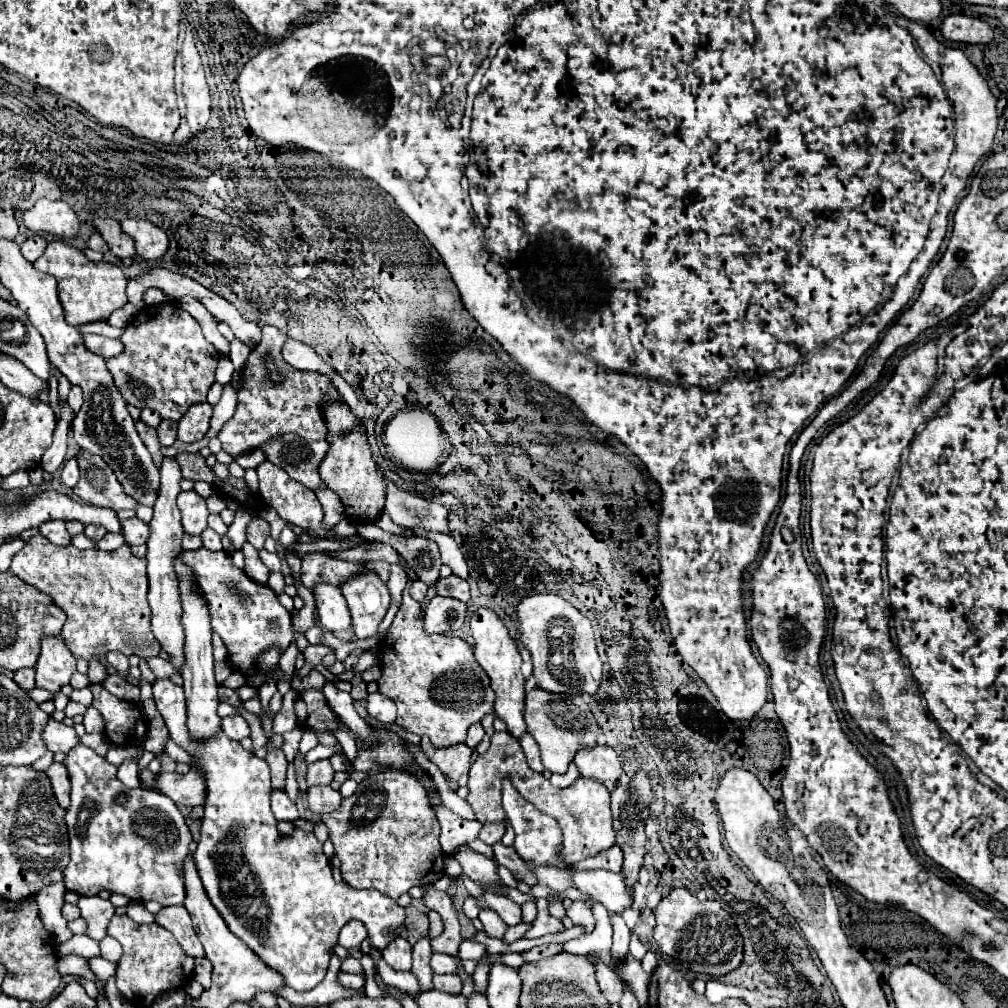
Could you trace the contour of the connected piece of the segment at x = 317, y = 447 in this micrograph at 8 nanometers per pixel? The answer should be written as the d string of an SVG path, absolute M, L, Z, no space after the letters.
M286 434L286 436L278 436L278 438L272 438L268 442L264 442L260 446L260 450L264 452L266 460L270 460L272 464L280 466L282 470L286 470L286 474L292 478L292 480L298 480L302 482L304 486L308 486L310 490L316 490L320 486L326 486L322 484L322 478L318 476L318 464L322 460L322 456L326 454L326 442L324 440L314 440L314 442L308 442L308 440L302 440L294 434Z

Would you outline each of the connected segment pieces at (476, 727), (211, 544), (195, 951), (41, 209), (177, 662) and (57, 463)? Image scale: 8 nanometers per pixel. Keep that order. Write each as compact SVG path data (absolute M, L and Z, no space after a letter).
M476 722L476 724L472 724L470 728L468 728L468 736L466 736L466 746L470 746L470 748L476 748L476 744L484 738L484 728L482 728L482 724L480 722Z
M206 528L200 534L200 538L204 542L204 548L208 548L208 550L222 550L222 540L220 540L220 536L212 528Z
M168 906L168 908L162 908L158 914L156 914L156 922L160 926L164 926L166 930L170 930L180 948L190 956L190 958L200 958L200 956L206 956L204 954L204 948L196 936L196 930L194 930L194 924L192 924L192 918L190 914L186 912L184 906Z
M38 200L24 212L24 226L36 234L74 238L78 234L78 216L62 200Z
M164 458L160 466L160 494L154 506L154 518L150 522L150 538L148 538L148 580L150 580L150 590L148 590L148 600L152 608L152 632L160 640L162 650L166 650L172 658L170 662L182 670L182 644L184 644L184 632L182 624L178 624L178 612L182 612L180 606L180 596L178 596L178 580L174 576L174 556L182 550L180 540L182 540L182 524L180 524L180 510L176 506L176 496L180 492L180 464L174 458Z
M60 402L60 408L62 408L62 420L56 424L54 442L52 442L52 446L44 452L44 456L42 456L42 460L40 460L40 466L42 466L46 472L52 472L52 474L64 464L68 428L70 428L70 422L72 422L72 416L74 416L74 412L70 410L70 406L68 406L66 402Z

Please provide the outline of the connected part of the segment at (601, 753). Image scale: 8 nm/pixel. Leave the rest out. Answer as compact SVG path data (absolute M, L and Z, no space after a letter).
M610 746L584 748L582 752L578 752L574 762L584 778L594 778L608 790L612 790L624 774L622 762L618 760L618 754Z

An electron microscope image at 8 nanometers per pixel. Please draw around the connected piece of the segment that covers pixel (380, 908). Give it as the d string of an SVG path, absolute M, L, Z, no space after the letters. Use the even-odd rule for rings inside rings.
M170 678L154 680L152 692L158 712L162 714L170 730L170 738L174 738L174 742L180 748L184 748L190 756L194 756L200 770L206 774L208 782L208 796L204 804L206 812L202 820L200 842L194 856L204 890L210 902L220 912L220 916L224 918L224 922L228 924L230 932L236 934L268 968L282 974L286 986L298 992L312 990L324 980L330 958L334 954L334 946L338 942L338 932L346 922L354 918L364 922L370 946L382 952L396 938L396 932L404 922L404 908L400 908L392 898L386 898L382 892L376 890L354 890L352 886L336 886L332 878L330 860L324 856L322 842L314 836L314 832L304 832L300 828L294 828L290 836L282 836L278 832L276 818L270 810L270 768L266 760L244 750L240 742L230 740L224 732L218 732L218 736L212 736L202 742L192 740L186 730L184 692ZM222 850L234 850L234 858ZM250 872L256 876L258 888L264 896L250 896Z

